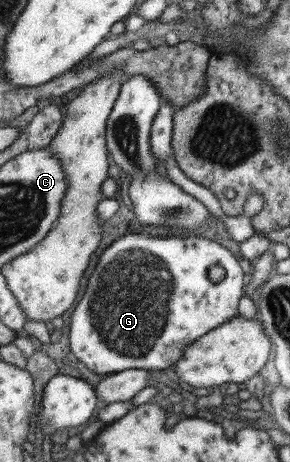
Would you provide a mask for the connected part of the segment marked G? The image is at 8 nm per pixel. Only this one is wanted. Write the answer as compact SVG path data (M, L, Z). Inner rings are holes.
M129 232L129 235L117 238L100 255L100 260L88 280L88 286L86 287L84 296L70 315L70 330L68 334L70 349L81 362L86 364L88 369L91 369L97 374L109 373L112 375L130 369L165 369L165 367L169 367L169 365L175 365L176 361L179 361L184 351L193 342L197 342L203 335L209 334L210 331L217 330L219 326L238 317L239 301L241 301L241 297L245 295L245 273L243 273L243 271L244 269L241 269L241 265L239 265L239 259L237 259L229 249L223 247L222 243L217 243L217 241L212 241L209 238L200 235L176 237ZM217 263L221 263L221 267L227 269L227 277L225 277L225 281L219 283L219 285L215 285L215 283L209 279L209 269L211 269L213 265L217 265Z

